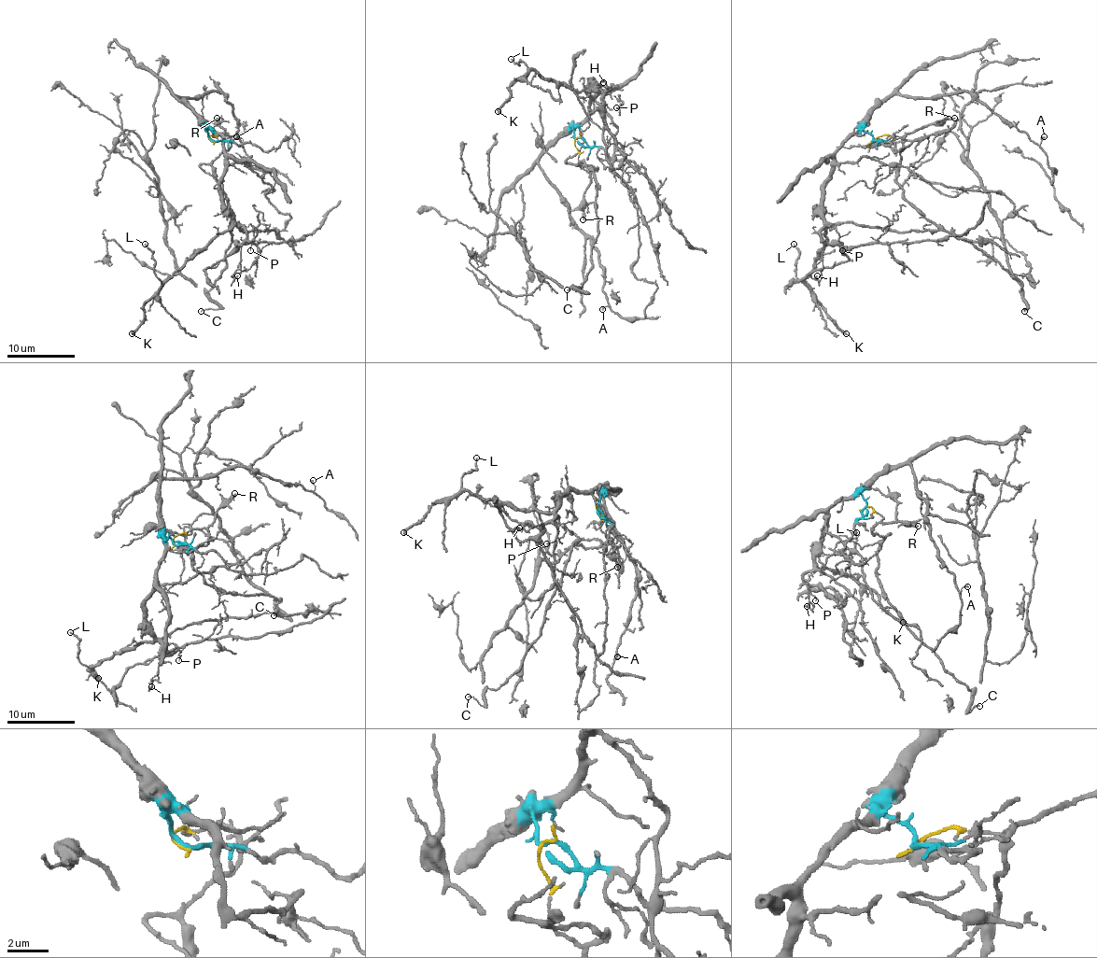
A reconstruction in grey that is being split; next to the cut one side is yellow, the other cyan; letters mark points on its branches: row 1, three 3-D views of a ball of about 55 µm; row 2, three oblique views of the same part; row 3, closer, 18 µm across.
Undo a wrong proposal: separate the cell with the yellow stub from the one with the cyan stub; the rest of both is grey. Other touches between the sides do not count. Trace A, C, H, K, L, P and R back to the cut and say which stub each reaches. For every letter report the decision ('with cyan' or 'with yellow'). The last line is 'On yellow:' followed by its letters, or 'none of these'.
A: with cyan
C: with yellow
H: with cyan
K: with cyan
L: with cyan
P: with cyan
R: with yellow
On yellow: C, R

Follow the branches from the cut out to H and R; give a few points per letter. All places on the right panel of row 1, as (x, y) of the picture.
H: (872, 139), (857, 129), (835, 155), (835, 170), (824, 186), (822, 277), (816, 276)
R: (872, 141), (882, 134), (900, 136), (930, 124), (942, 124), (954, 118)

